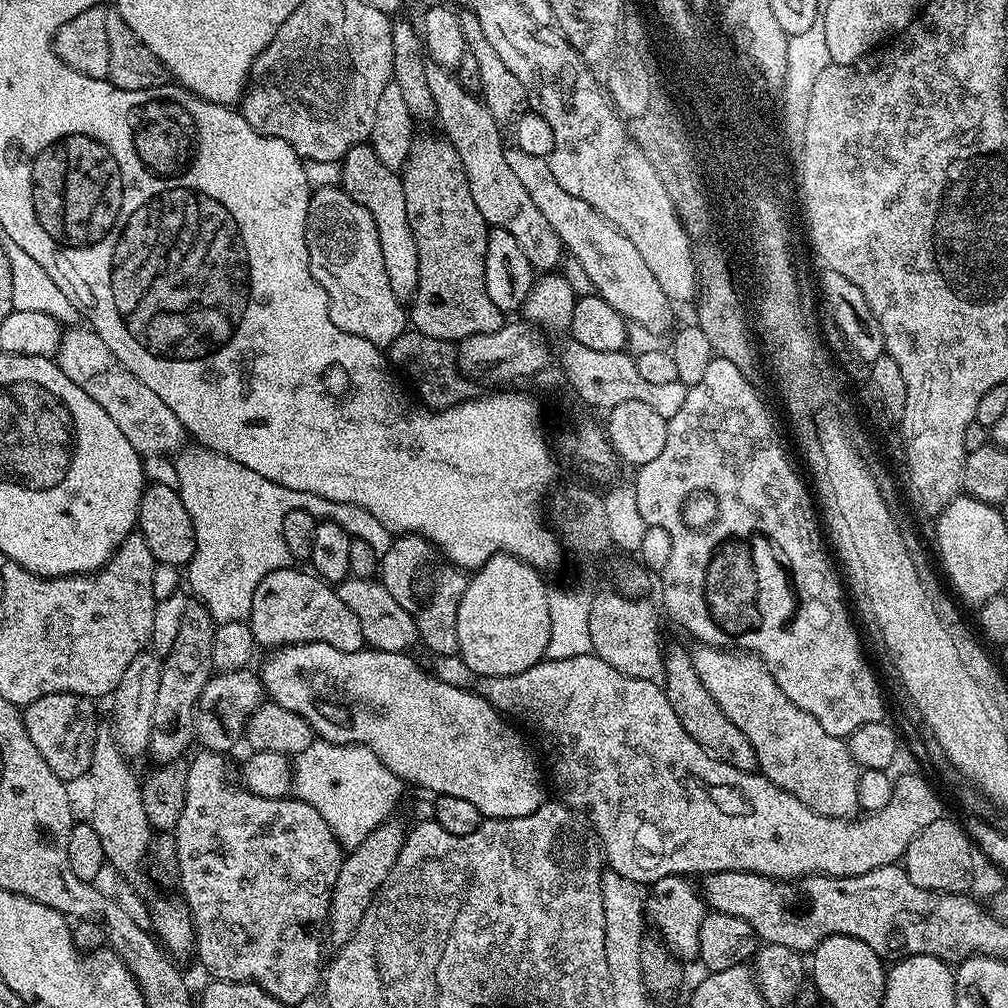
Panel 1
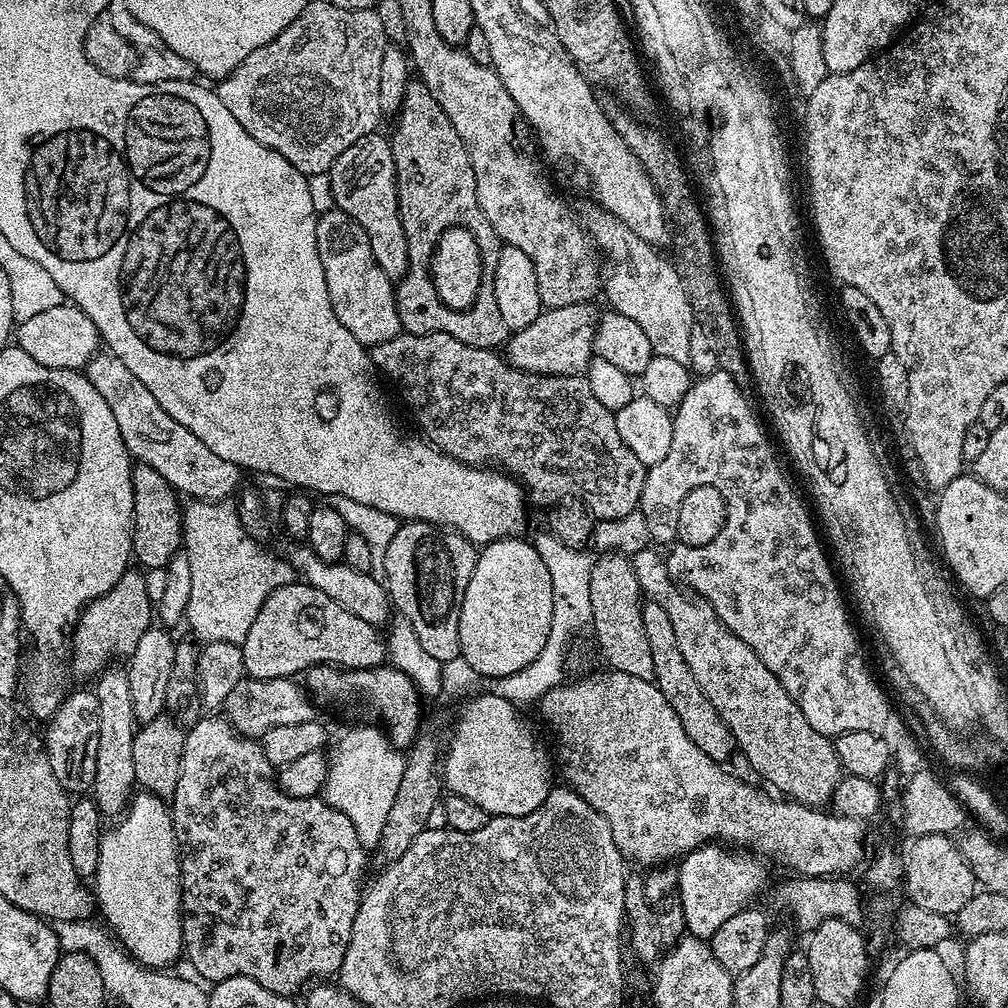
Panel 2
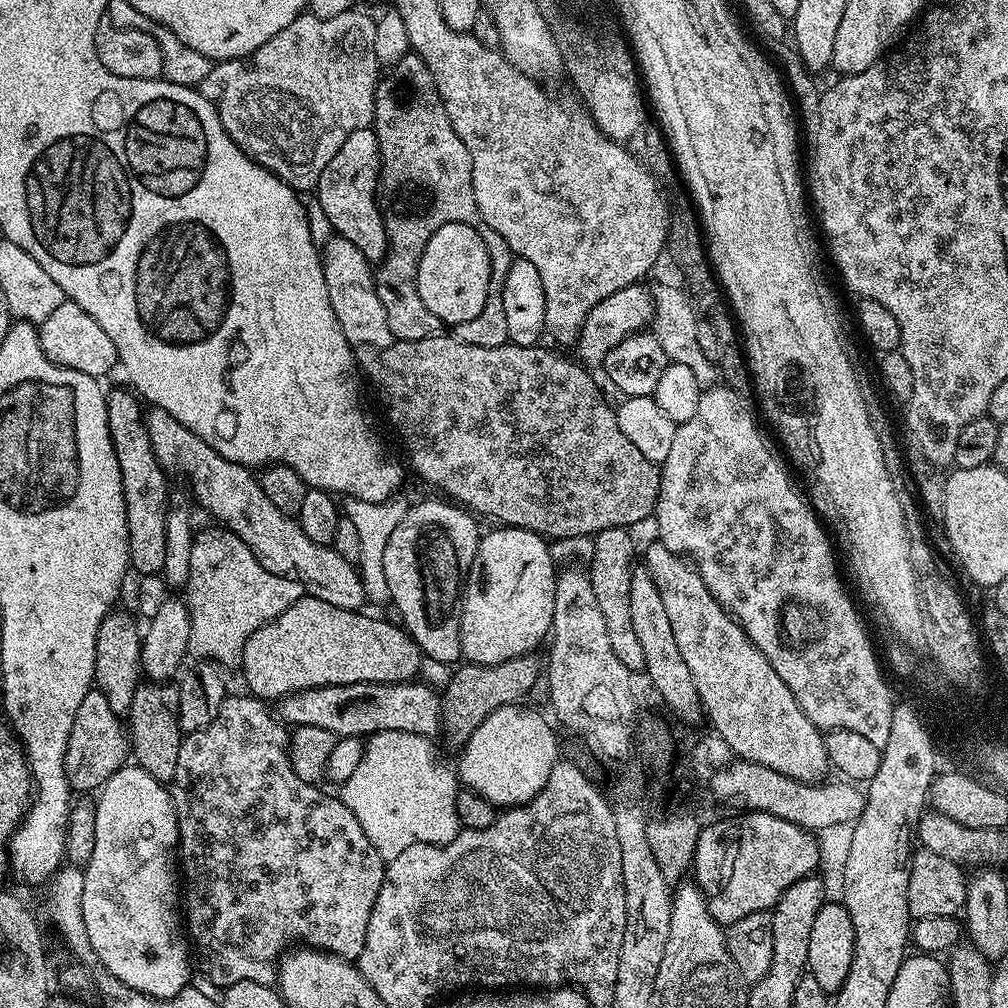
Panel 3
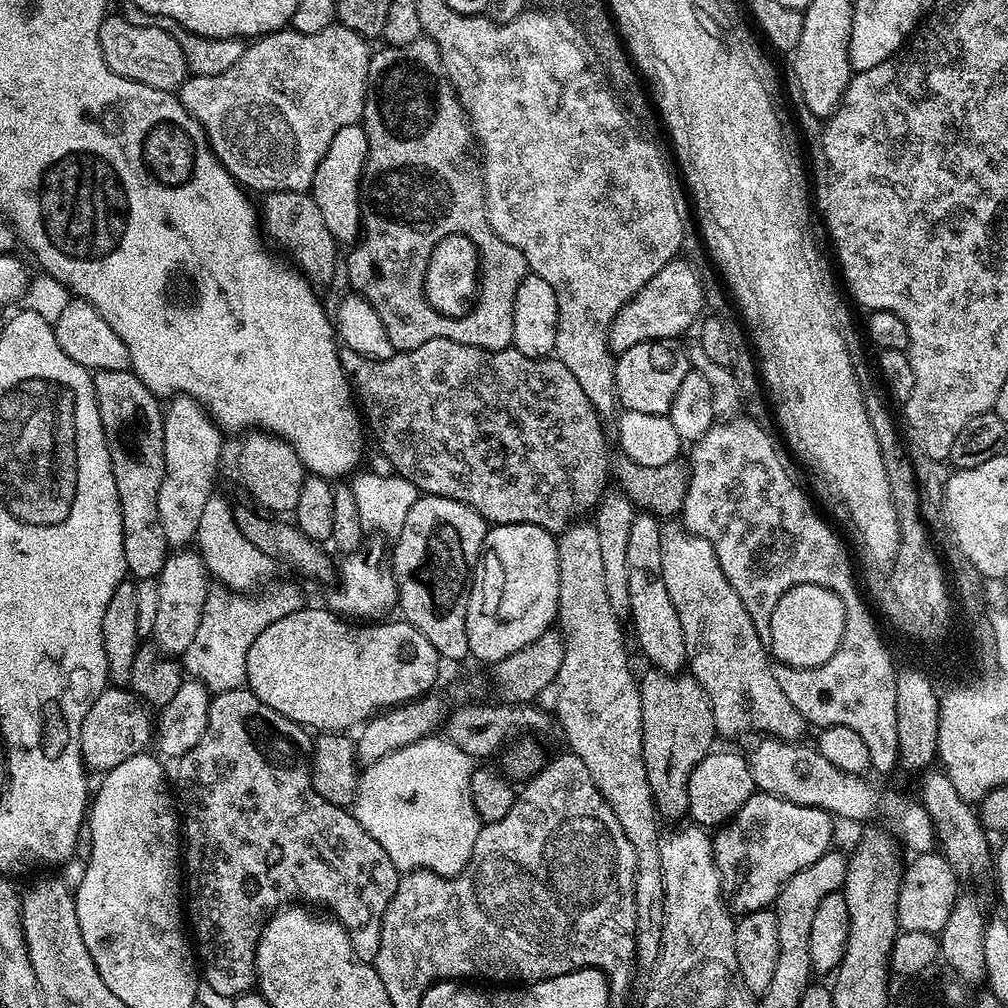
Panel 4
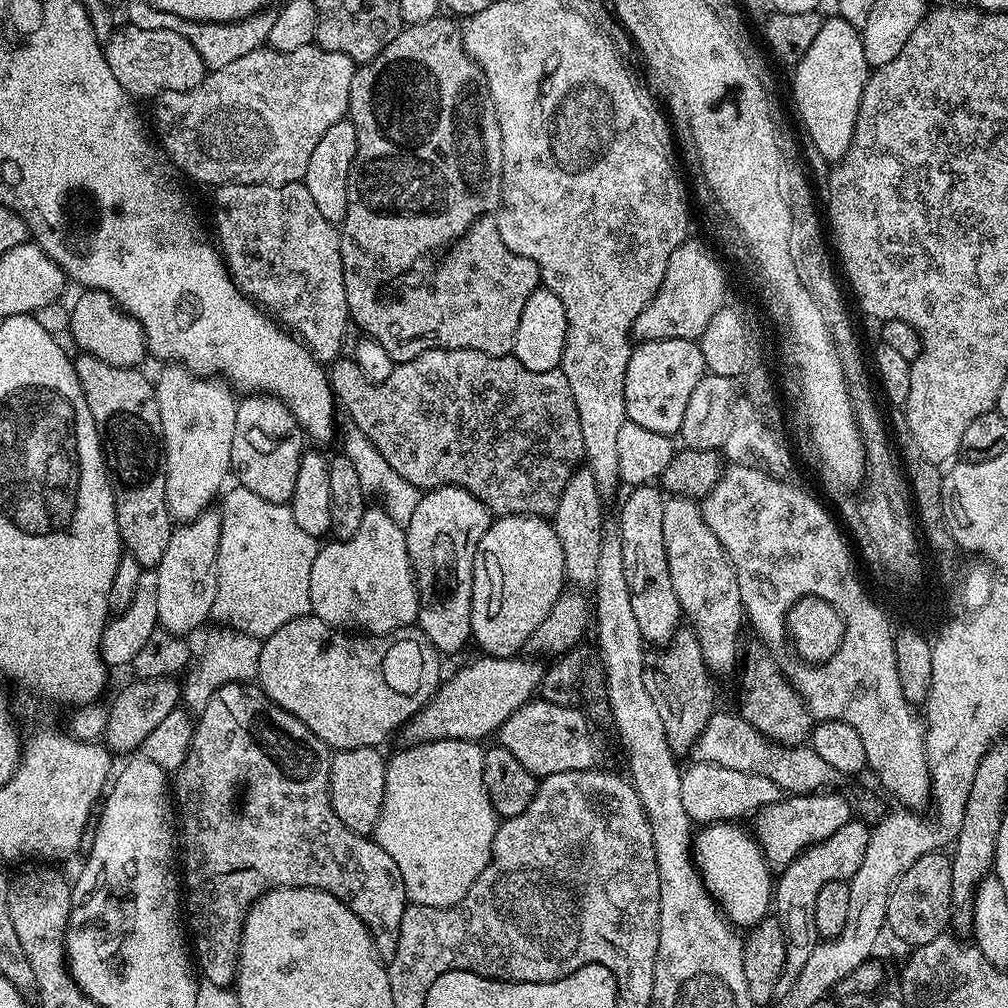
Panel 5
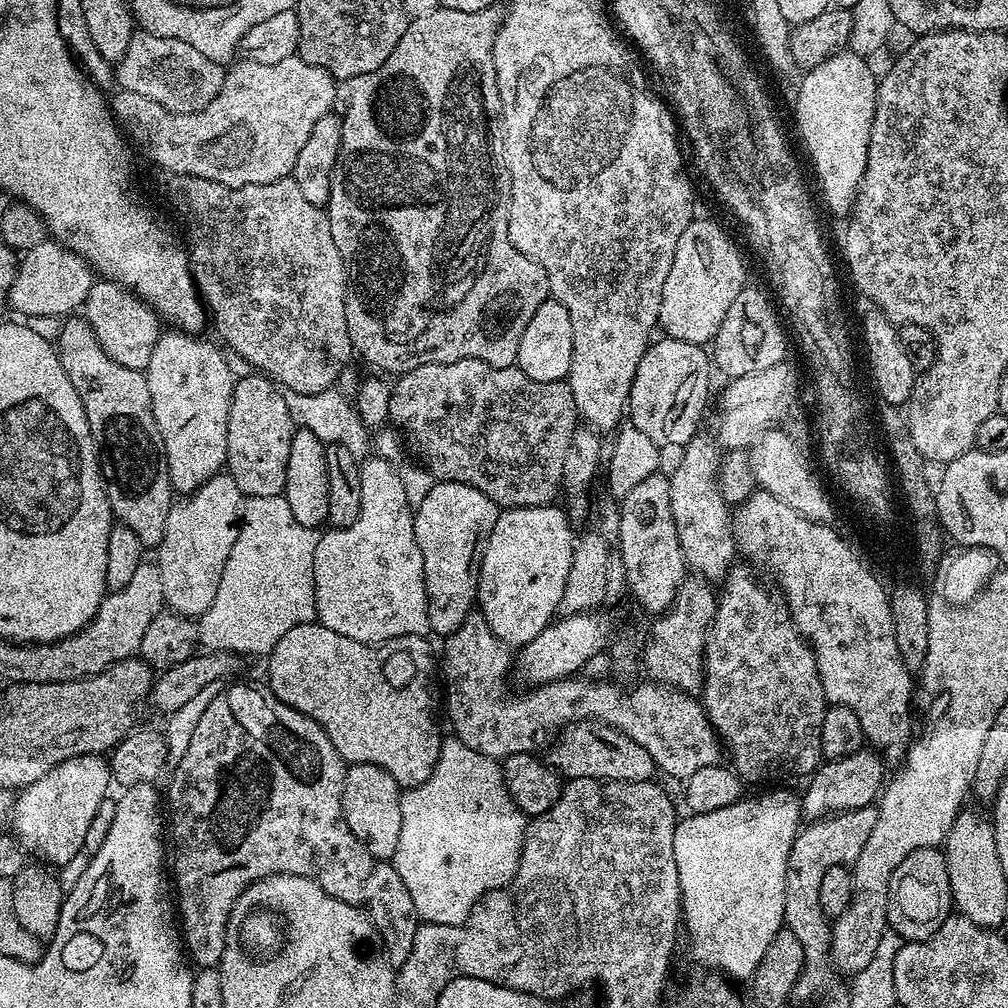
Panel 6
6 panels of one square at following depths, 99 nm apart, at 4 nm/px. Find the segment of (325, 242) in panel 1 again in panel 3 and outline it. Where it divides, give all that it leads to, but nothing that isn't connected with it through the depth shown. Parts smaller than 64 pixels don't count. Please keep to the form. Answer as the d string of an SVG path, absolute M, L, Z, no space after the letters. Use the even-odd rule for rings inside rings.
M333 235L330 242L322 250L324 261L324 277L326 278L326 294L330 294L330 306L334 306L334 314L353 346L365 344L385 348L394 342L390 326L386 322L386 310L382 310L382 298L378 298L376 278L373 265L346 238Z

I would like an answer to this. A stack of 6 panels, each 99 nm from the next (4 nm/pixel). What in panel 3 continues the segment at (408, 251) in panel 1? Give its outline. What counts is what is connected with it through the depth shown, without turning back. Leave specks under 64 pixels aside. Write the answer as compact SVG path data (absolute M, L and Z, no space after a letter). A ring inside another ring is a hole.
M371 127L354 130L342 146L338 146L338 154L330 158L326 170L318 178L314 194L318 202L322 202L322 210L326 210L326 218L330 218L333 233L354 242L358 250L369 262L379 262L388 253L388 235L384 225L382 204L376 201L380 187L380 151L378 138Z

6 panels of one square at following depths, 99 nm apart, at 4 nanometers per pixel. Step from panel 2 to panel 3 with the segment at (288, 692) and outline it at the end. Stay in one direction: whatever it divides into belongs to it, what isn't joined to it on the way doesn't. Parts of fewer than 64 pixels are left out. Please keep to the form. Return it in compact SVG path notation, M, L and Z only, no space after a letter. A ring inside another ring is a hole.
M358 682L357 684L327 684L321 688L307 688L279 701L278 716L288 726L297 728L322 726L322 730L330 730L337 738L342 736L367 738L376 732L386 730L402 730L429 738L439 737L444 719L441 693L437 689L435 692L428 684L416 683Z

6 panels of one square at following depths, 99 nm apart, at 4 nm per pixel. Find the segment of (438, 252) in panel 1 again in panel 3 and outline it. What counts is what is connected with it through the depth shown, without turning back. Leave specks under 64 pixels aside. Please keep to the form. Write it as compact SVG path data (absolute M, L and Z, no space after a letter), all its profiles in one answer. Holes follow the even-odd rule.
M409 54L403 56L401 60L395 61L391 65L392 68L388 73L381 75L376 81L376 97L374 98L374 118L370 125L373 132L375 132L378 138L378 150L380 151L380 187L381 193L388 192L388 204L386 200L386 207L383 209L384 213L384 225L386 226L386 234L388 235L388 253L385 254L383 260L379 261L378 267L375 269L374 275L376 278L376 289L378 290L378 298L382 298L382 310L386 310L386 322L390 326L393 337L396 340L417 340L423 336L430 336L439 333L442 328L437 315L432 314L430 310L426 308L426 305L419 297L418 290L418 266L422 259L423 251L426 249L426 244L430 241L430 236L434 234L436 230L441 229L446 223L465 223L470 226L471 229L478 232L479 237L486 244L486 251L490 258L490 282L489 292L486 294L486 302L483 303L483 309L479 311L479 315L471 319L470 322L464 322L454 328L454 334L462 342L467 344L477 344L478 346L502 346L509 343L508 335L506 334L506 313L504 307L502 307L502 286L504 285L504 279L506 274L510 270L512 261L514 259L514 253L508 248L508 244L498 235L494 230L490 230L490 226L486 226L486 222L482 218L482 214L478 210L478 206L474 202L474 190L472 189L472 163L470 162L470 150L466 150L466 146L462 142L462 138L458 138L458 134L454 130L454 126L450 126L450 118L446 114L446 106L442 102L442 98L438 94L438 86L434 86L434 74L430 74L430 66L426 66L426 62L422 62L422 58L415 54Z

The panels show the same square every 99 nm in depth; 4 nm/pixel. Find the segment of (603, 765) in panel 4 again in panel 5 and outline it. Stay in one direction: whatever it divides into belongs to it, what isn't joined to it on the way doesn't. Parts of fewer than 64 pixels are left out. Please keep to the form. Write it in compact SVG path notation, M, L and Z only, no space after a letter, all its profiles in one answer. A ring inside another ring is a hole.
M581 466L573 472L570 482L566 482L566 490L562 490L562 498L558 498L558 510L550 518L552 529L562 542L567 583L580 590L591 589L598 574L598 554L602 550L602 534L606 527L600 500L602 493L598 490L594 474L588 467Z

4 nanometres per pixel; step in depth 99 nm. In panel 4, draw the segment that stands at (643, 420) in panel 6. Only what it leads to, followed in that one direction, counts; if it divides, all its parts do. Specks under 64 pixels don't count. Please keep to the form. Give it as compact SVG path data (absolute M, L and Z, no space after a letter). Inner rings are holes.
M647 340L630 346L630 350L615 357L616 398L625 412L639 410L642 414L668 414L671 403L678 392L678 386L690 371L688 353L683 347L675 348L675 343L667 340Z

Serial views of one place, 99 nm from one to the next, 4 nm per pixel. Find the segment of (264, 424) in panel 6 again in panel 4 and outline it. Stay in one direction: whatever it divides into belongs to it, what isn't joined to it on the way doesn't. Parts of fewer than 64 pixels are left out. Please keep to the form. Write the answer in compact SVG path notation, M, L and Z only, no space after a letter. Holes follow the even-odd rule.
M253 431L245 435L243 440L244 445L240 448L240 480L245 490L265 508L261 508L265 513L295 513L306 475L304 463L298 454L281 436L267 432Z

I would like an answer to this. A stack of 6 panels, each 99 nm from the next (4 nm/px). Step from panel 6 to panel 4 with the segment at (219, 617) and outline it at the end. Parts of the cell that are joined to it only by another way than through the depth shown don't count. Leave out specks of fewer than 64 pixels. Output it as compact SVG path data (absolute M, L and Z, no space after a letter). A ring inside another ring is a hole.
M214 494L206 502L206 507L202 510L202 519L198 521L198 534L194 544L204 560L204 565L208 567L209 575L215 579L217 576L220 579L217 581L223 587L231 588L234 592L248 594L267 585L273 579L272 571L278 567L273 557L260 550L254 542L250 542L250 538L241 528L237 513L232 513L227 498L220 494Z

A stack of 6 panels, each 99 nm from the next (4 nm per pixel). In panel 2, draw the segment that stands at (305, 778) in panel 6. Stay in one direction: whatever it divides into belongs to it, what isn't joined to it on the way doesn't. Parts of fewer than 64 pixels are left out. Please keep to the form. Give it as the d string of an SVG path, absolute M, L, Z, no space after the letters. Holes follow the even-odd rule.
M208 714L205 720L197 719L191 729L187 729L184 737L184 753L182 754L182 770L178 778L178 790L174 790L170 801L172 825L176 831L176 846L180 849L180 907L184 921L184 950L192 963L191 971L203 974L213 982L245 976L254 978L258 986L266 986L279 996L295 997L295 992L303 993L309 982L323 981L337 975L342 966L342 958L346 958L346 946L350 946L350 934L354 930L354 918L358 914L358 906L362 895L360 879L364 876L364 855L366 849L360 843L354 830L354 822L342 814L342 810L334 810L319 795L306 798L294 798L281 790L274 766L266 758L263 743L247 736L241 736L227 719L220 720L216 714Z

